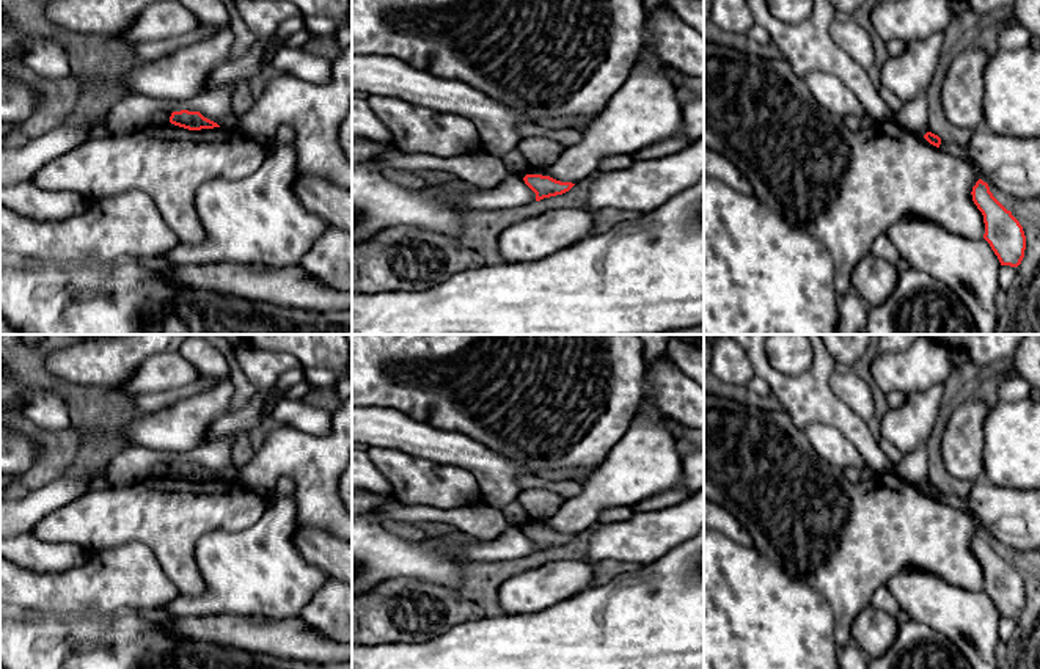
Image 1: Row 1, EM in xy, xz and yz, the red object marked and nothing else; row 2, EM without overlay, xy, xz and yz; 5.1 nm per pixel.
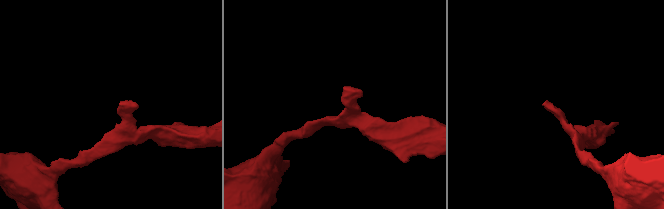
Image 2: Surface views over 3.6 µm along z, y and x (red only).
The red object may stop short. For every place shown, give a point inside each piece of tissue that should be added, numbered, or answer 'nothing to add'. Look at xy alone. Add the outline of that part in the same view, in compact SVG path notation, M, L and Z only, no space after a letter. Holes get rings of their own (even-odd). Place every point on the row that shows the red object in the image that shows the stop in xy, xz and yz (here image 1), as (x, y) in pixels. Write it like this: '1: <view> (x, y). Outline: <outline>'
nothing to add

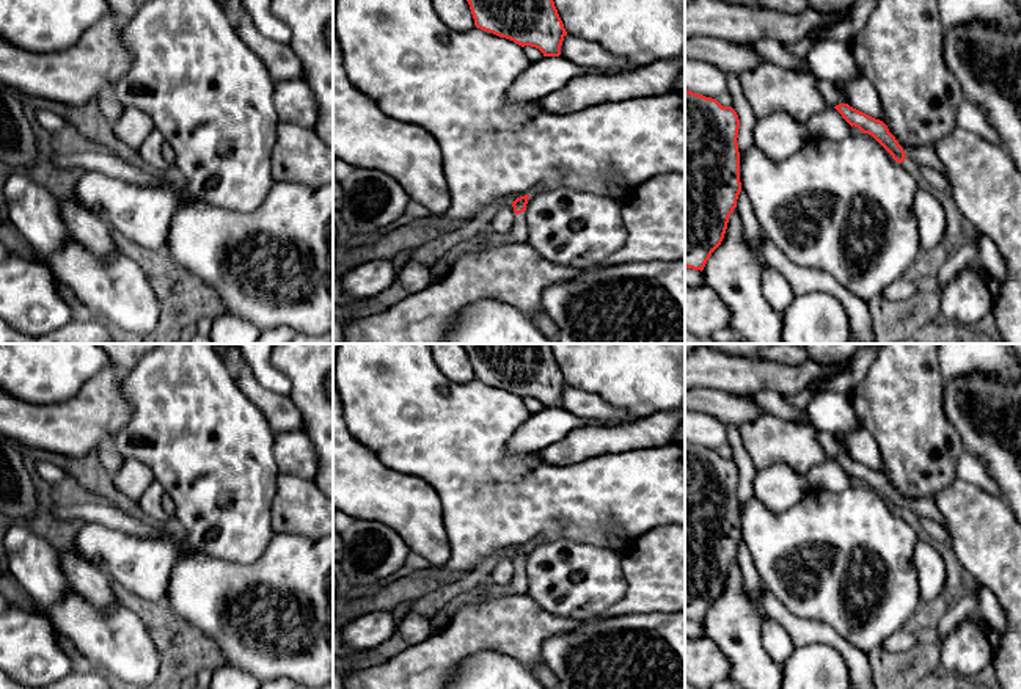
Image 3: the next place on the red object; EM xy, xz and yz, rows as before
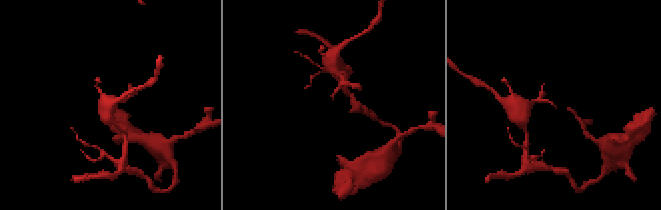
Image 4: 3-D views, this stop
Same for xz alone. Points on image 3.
1: xz (519, 233). Outline: M521 212L517 215L512 229L507 234L498 234L492 231L452 248L445 256L446 268L448 270L452 268L456 262L468 251L484 251L487 248L495 248L498 245L509 243L526 243L526 237L528 237L526 220L525 212Z

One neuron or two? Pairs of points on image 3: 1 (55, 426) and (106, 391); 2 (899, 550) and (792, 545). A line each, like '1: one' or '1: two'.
1: one
2: one

